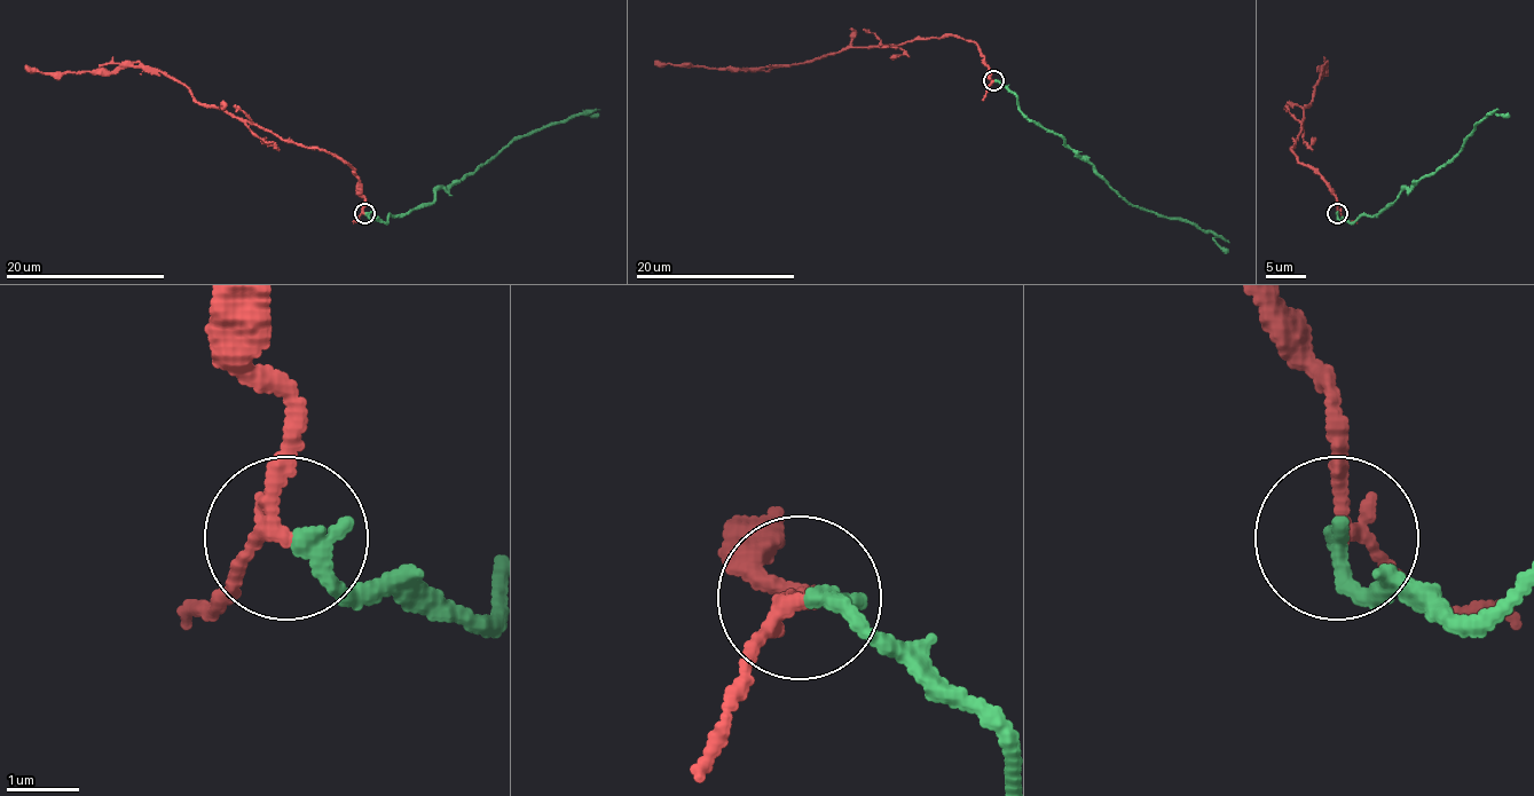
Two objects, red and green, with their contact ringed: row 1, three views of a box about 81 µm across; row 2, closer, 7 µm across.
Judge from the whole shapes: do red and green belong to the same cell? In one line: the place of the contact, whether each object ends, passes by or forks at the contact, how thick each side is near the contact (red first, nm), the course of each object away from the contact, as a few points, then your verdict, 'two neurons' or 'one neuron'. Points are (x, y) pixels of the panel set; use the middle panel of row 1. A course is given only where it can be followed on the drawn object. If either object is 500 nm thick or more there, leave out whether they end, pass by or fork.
place (993, 80); red passes by; green ends; calibres 200 and 240 nm; course red (994, 80), (974, 42), (952, 36), (858, 46), (761, 68), (723, 70), (661, 64), (655, 60); course green (994, 80), (1016, 96), (1019, 108), (1030, 120), (1056, 132), (1111, 188), (1143, 210), (1208, 229), (1227, 252); two neurons

